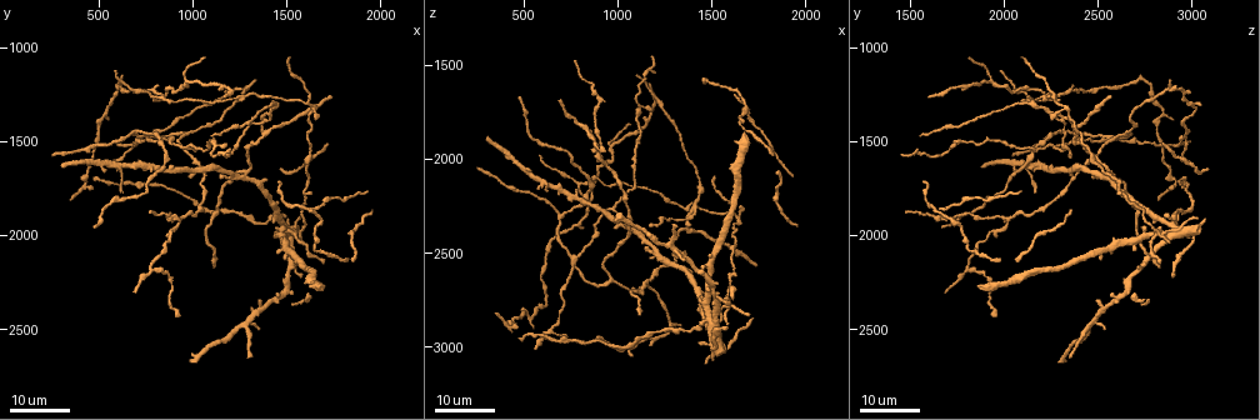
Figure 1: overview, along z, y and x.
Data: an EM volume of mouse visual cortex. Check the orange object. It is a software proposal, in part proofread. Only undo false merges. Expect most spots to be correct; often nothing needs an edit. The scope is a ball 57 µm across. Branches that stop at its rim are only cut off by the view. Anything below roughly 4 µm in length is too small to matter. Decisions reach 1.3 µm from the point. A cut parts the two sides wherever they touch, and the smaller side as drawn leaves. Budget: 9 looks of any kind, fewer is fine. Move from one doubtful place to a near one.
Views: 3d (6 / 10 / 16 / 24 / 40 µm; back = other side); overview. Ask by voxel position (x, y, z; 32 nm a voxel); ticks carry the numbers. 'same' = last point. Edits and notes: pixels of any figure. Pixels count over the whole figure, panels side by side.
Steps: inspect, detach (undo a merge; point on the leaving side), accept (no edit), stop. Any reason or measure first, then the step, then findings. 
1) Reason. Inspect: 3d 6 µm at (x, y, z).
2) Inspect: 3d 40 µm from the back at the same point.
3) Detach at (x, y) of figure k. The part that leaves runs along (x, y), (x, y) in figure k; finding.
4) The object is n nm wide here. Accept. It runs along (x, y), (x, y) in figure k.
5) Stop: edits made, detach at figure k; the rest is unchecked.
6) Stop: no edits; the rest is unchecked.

Arms part here. Inspect: 3d 16 µm at (1260, 2490, 2450).

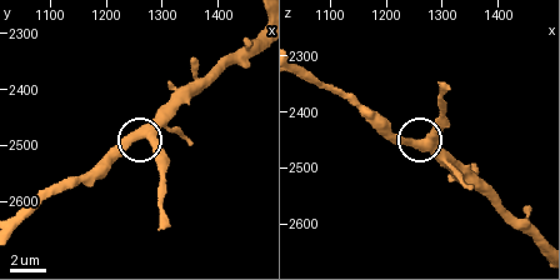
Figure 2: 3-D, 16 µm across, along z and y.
Inspect: 3d 6 µm at (1270, 2480, 2450).

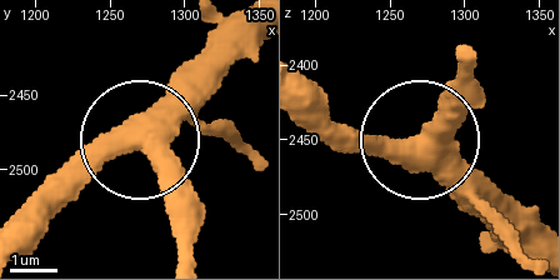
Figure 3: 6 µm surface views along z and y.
3 arms meet here. Accept. It runs along (253, 29), (145, 149), (201, 216) in figure 3; one neuron here.

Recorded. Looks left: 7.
Thin arm on a thick one. Inspect: 3d 24 µm at (1390, 1390, 2330).

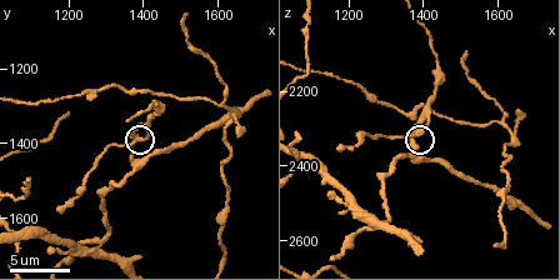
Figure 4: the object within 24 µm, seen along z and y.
Inspect: 3d 6 µm at (1380, 1390, 2310).

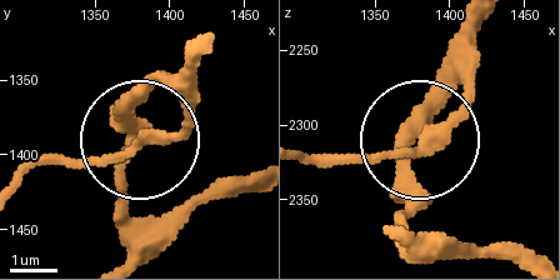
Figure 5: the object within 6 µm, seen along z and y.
Inspect: 3d 6 µm from the back at (1384, 1390, 2314).

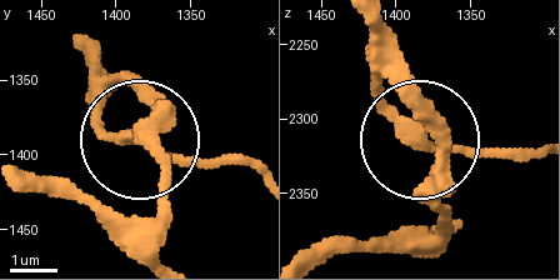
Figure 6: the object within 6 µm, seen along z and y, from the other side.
The object is 270 nm wide here. Accept. All the same neuron.

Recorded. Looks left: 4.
Arms part here. Inspect: 3d 16 µm at (800, 1270, 2130).

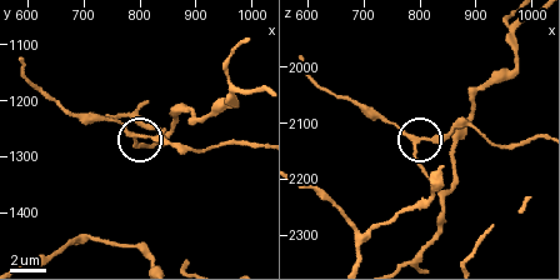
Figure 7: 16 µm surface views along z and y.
Zoom in. Inspect: 3d 6 µm at (790, 1260, 2135).

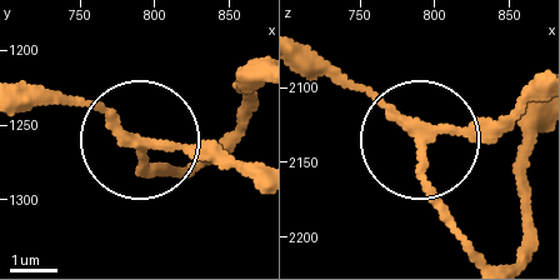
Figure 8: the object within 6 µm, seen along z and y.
Accept. It runs along (533, 94), (485, 126), (414, 130), (321, 59) in figure 8; continuous, no second neuron.

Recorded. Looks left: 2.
Side arm on a straight run. Inspect: 3d 24 µm at (960, 1180, 1920).

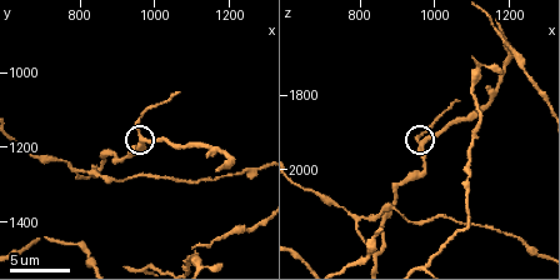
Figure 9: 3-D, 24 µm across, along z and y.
Inspect: 3d 10 µm at (970, 1170, 1920).

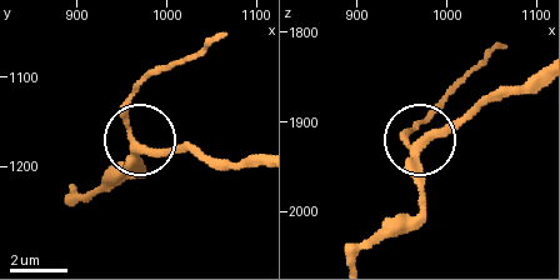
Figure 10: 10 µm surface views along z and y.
The side arm is 7 µm long. Accept. All the same neuron.

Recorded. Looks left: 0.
Stop: no edits; the rest is unchecked.

